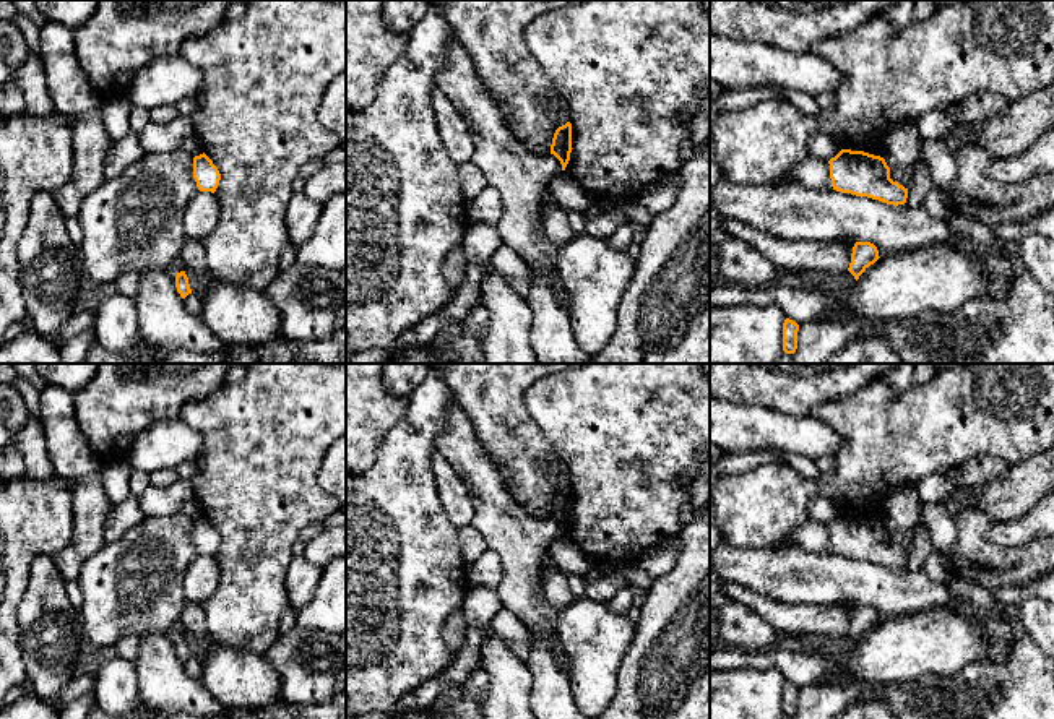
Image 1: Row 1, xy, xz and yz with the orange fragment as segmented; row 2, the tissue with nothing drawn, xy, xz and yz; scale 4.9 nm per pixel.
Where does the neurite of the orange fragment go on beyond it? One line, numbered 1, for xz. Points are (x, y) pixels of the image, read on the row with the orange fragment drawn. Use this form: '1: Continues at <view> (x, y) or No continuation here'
1: No continuation here

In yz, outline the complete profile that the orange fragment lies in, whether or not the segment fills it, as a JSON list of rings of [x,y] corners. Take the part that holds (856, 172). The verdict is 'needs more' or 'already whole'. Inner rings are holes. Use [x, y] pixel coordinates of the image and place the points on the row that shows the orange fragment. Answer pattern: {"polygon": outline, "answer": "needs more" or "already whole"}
{"polygon": [[[841,149],[828,164],[832,187],[836,192],[867,196],[893,206],[906,203],[908,188],[890,179],[890,167],[883,157]]], "answer": "already whole"}

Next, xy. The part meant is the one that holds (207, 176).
{"polygon": [[[205,153],[193,157],[193,179],[200,192],[214,193],[219,185],[221,174]]], "answer": "already whole"}

